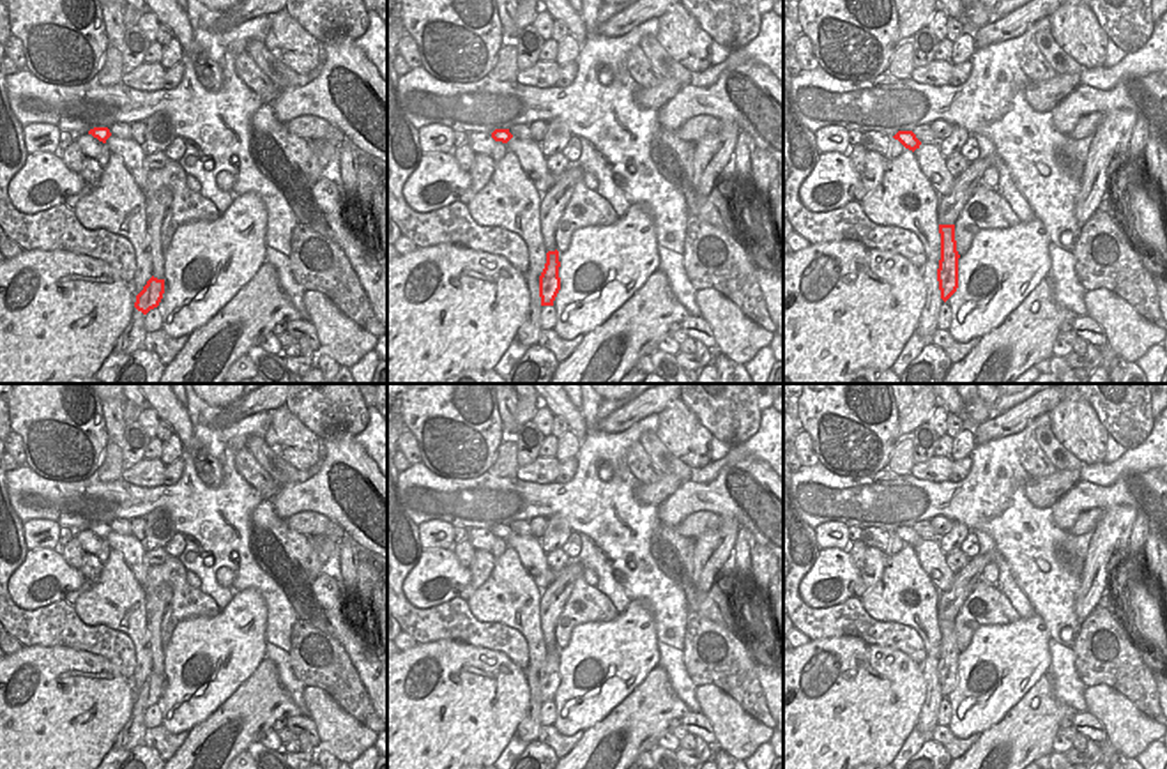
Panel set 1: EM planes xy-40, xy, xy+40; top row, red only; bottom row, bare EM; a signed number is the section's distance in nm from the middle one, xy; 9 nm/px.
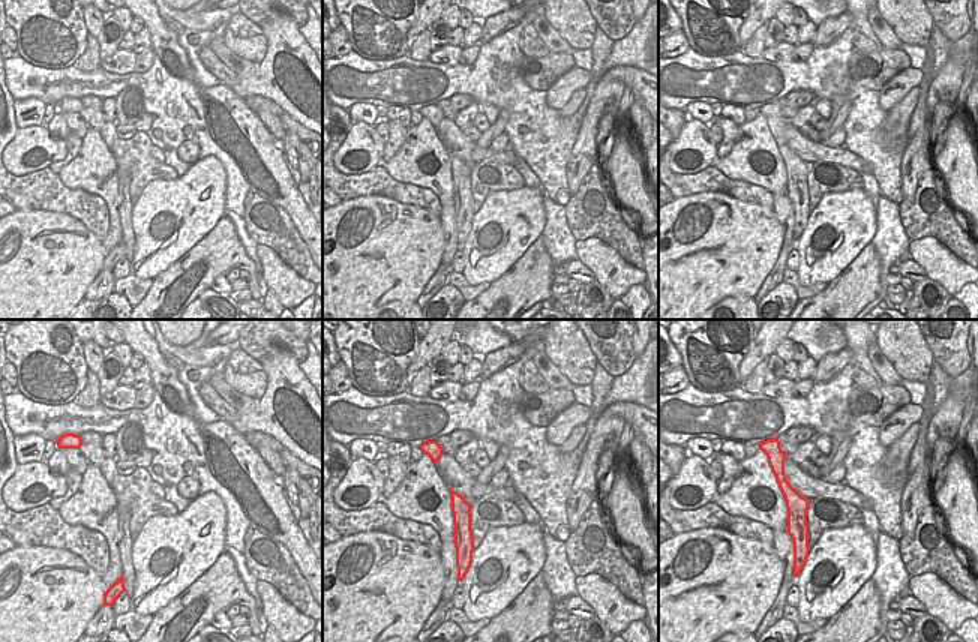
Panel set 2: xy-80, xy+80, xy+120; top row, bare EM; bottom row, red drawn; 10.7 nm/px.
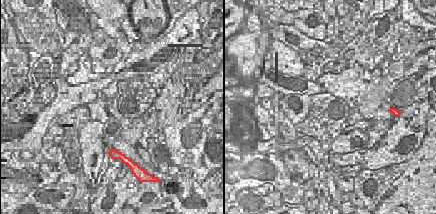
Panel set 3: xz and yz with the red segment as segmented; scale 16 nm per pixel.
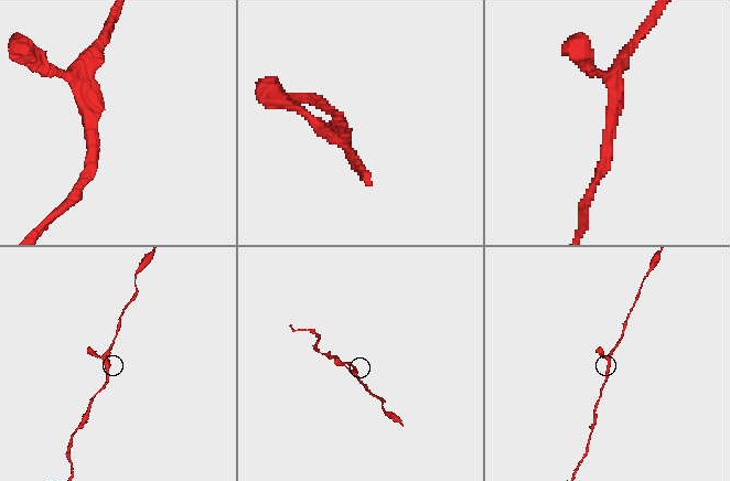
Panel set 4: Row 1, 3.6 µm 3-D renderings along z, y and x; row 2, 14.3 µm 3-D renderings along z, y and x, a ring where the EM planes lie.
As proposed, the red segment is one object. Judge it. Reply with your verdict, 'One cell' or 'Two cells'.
One cell

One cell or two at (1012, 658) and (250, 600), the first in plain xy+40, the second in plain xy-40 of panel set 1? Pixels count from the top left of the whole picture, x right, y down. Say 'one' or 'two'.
one

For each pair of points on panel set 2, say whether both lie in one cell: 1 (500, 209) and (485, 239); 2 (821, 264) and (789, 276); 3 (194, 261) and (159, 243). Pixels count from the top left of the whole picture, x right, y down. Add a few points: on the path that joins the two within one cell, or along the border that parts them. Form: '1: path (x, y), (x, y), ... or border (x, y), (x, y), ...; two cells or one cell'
1: path (500, 216), (500, 224), (492, 231); one cell
2: border (795, 272), (803, 285), (827, 284); two cells
3: border (209, 231), (155, 276); two cells

